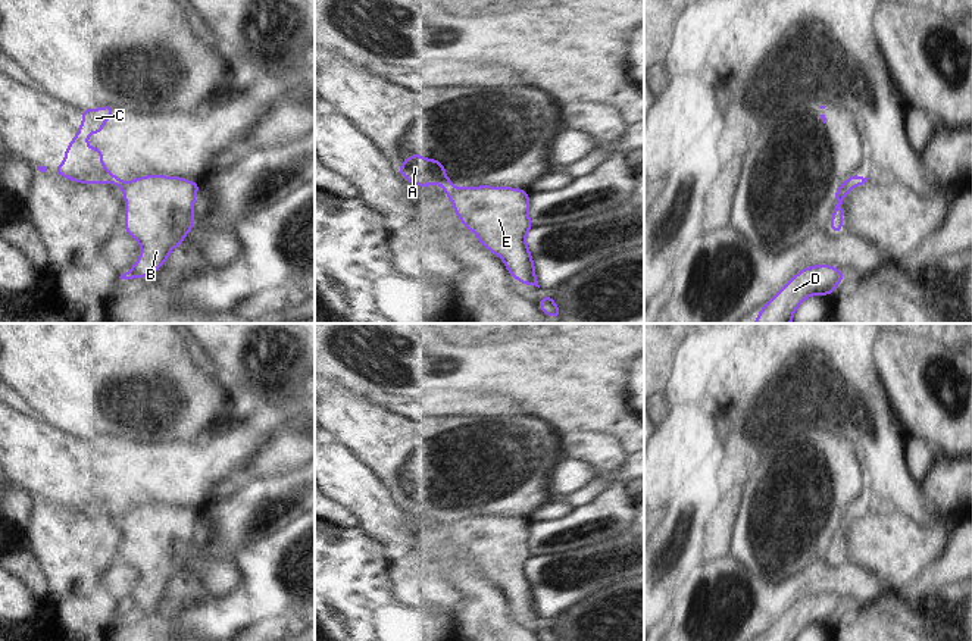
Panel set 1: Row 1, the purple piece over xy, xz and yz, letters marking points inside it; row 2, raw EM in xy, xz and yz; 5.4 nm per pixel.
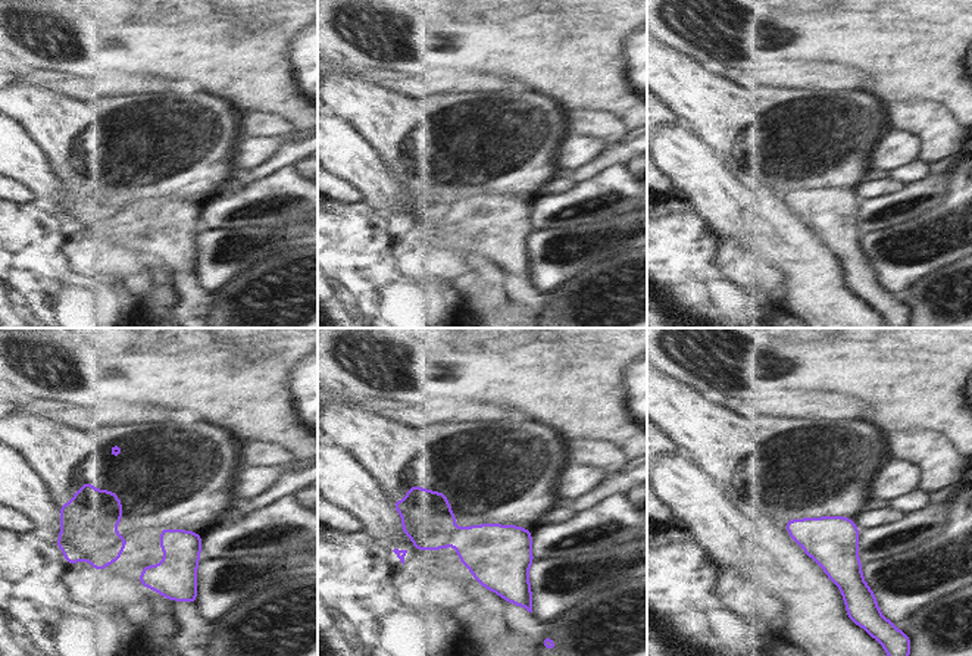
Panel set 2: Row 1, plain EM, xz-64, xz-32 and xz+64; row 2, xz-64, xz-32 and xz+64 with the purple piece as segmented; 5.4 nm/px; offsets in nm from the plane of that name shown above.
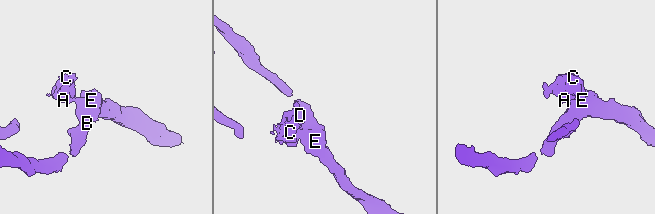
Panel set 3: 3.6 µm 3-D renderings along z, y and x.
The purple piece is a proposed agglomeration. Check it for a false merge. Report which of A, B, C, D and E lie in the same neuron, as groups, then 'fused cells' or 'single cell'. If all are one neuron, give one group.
groups A C / B D E; fused cells

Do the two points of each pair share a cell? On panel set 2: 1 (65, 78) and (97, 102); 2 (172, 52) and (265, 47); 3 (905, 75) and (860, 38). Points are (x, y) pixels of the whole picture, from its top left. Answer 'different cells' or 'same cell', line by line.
1: different cells
2: same cell
3: same cell

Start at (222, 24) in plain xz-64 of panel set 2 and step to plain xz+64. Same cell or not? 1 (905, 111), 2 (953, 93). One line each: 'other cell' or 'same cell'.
1: other cell
2: same cell

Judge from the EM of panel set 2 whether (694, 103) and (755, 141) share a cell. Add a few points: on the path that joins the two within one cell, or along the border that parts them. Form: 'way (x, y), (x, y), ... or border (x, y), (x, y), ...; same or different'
way (709, 108), (740, 136); same

